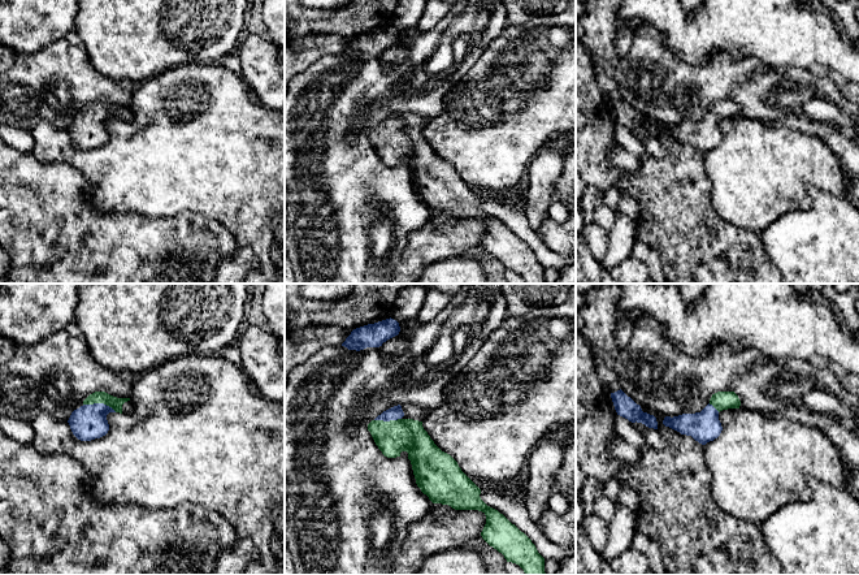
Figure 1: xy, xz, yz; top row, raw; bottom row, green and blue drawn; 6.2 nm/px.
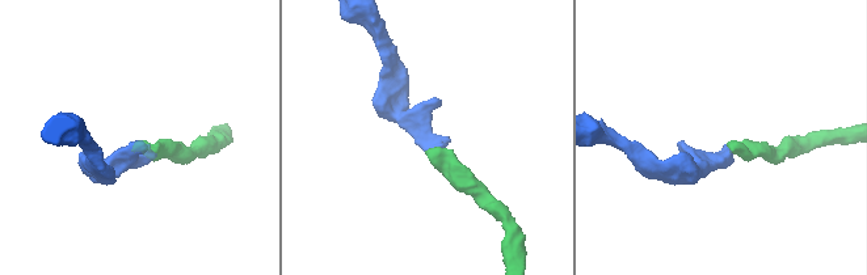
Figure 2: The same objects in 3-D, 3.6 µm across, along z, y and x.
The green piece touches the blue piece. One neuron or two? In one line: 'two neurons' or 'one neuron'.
one neuron

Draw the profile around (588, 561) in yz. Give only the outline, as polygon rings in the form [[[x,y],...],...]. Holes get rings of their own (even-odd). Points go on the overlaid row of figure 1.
[[[576,524],[576,575],[620,575],[587,540]]]

